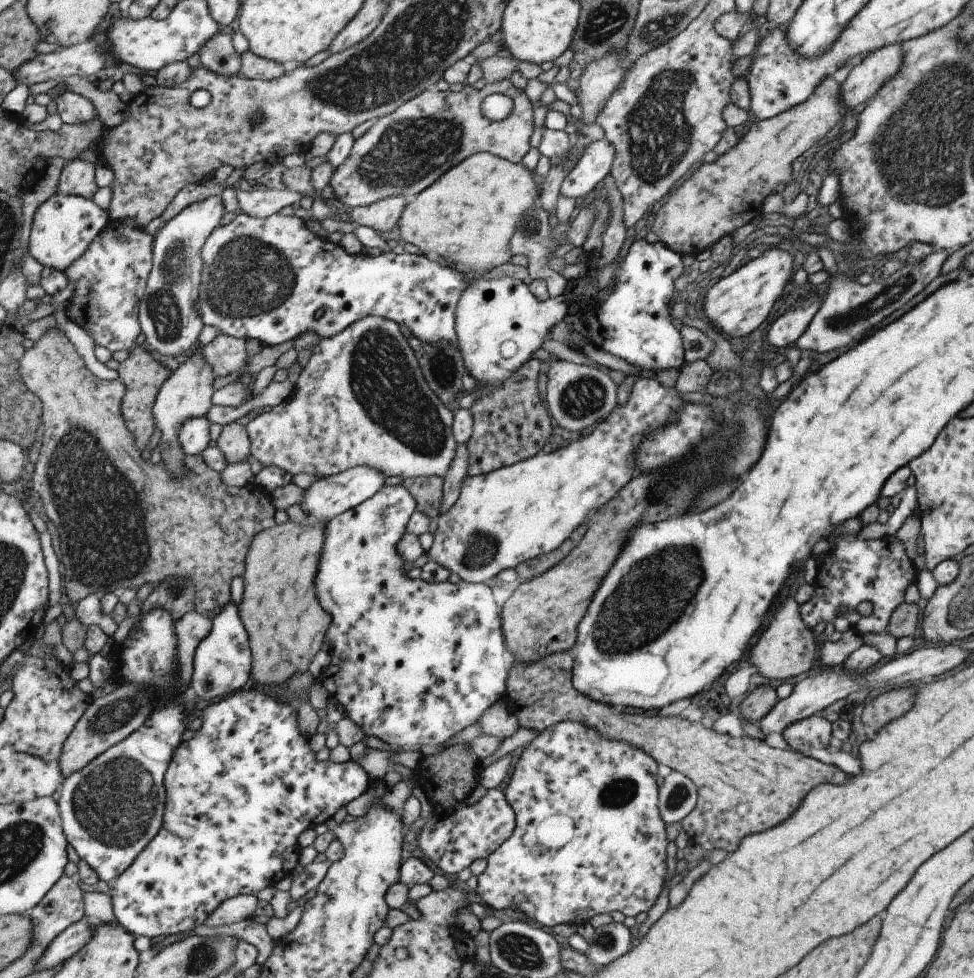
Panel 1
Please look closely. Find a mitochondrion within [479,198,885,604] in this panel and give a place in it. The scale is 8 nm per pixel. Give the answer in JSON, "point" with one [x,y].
{"point":[722,454]}

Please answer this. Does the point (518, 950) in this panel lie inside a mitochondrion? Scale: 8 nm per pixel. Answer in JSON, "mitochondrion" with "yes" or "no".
{"mitochondrion":"yes"}

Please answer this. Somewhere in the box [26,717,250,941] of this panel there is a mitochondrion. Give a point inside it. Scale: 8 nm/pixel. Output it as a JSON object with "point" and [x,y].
{"point":[115,804]}

